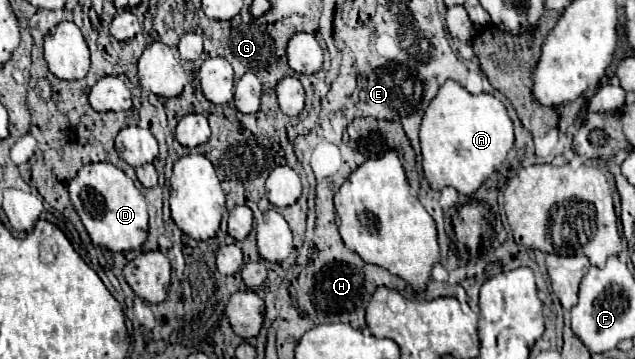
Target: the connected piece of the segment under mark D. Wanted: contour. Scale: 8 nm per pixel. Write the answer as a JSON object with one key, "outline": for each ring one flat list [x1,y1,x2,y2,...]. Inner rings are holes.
{"outline":[[110,162,84,164,68,186,74,210,80,216,92,242,112,252,138,250,148,232,148,204,134,182]]}

